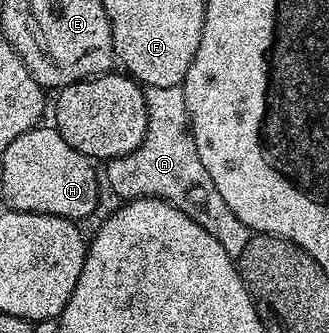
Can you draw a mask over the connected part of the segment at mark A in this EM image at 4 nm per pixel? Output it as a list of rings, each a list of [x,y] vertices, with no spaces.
[[[153,86],[147,88],[143,93],[143,102],[147,105],[147,129],[143,132],[143,141],[129,154],[106,161],[106,187],[108,184],[112,194],[120,196],[118,199],[123,202],[138,200],[141,196],[156,196],[158,200],[169,202],[177,210],[193,218],[197,226],[209,230],[209,234],[213,234],[213,238],[217,238],[217,242],[225,246],[225,254],[238,258],[241,250],[249,246],[253,233],[245,226],[245,222],[241,222],[241,218],[237,218],[237,214],[233,214],[233,210],[229,210],[225,198],[217,194],[217,186],[213,186],[213,178],[209,178],[201,158],[197,158],[197,146],[193,142],[191,119],[185,110],[185,94],[182,87]]]

